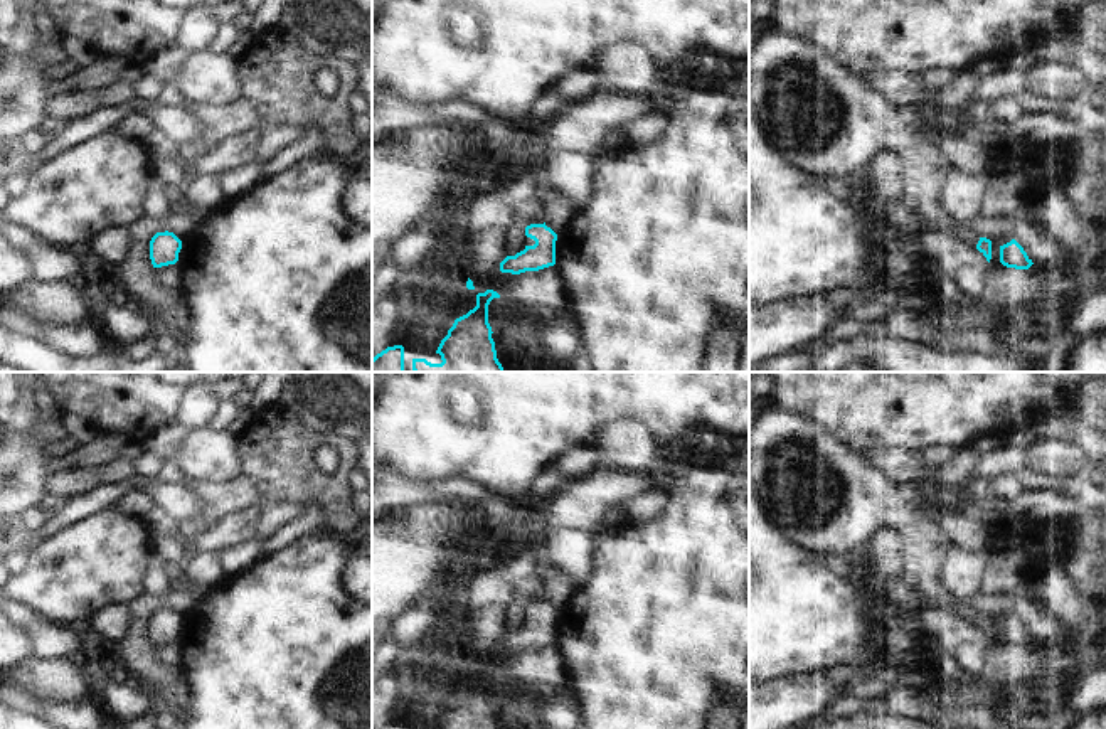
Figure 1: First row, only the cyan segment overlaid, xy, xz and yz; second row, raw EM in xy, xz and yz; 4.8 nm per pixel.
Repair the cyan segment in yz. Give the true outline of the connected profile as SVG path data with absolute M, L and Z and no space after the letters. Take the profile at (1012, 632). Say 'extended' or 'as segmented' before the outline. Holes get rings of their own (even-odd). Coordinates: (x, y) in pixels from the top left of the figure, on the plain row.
extended | M769 409L759 419L754 419L749 431L749 480L754 485L766 520L790 542L810 556L848 557L867 552L874 534L885 527L897 530L906 542L906 584L911 586L921 599L926 599L931 609L941 609L976 625L990 640L1000 638L1007 645L1029 647L1034 640L1024 625L1012 616L998 623L986 615L980 615L970 601L956 599L941 584L941 572L946 564L946 552L954 544L946 529L929 519L924 512L906 505L897 487L891 483L879 470L859 458L853 450L842 444L833 434L827 433L813 421L790 414L786 411Z

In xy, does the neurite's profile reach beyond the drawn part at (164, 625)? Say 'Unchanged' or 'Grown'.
Unchanged

